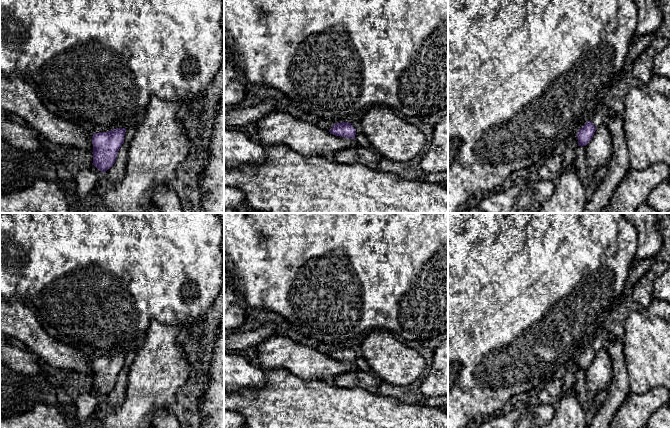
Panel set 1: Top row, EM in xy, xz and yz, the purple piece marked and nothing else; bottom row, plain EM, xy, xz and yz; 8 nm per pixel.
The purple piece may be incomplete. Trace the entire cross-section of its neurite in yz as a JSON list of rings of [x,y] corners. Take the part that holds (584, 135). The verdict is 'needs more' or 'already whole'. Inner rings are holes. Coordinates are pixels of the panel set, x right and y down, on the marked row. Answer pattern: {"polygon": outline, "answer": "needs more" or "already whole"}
{"polygon": [[[604,107],[588,120],[577,132],[578,146],[586,146],[594,135],[596,129],[605,123],[609,114],[609,108]]], "answer": "needs more"}

